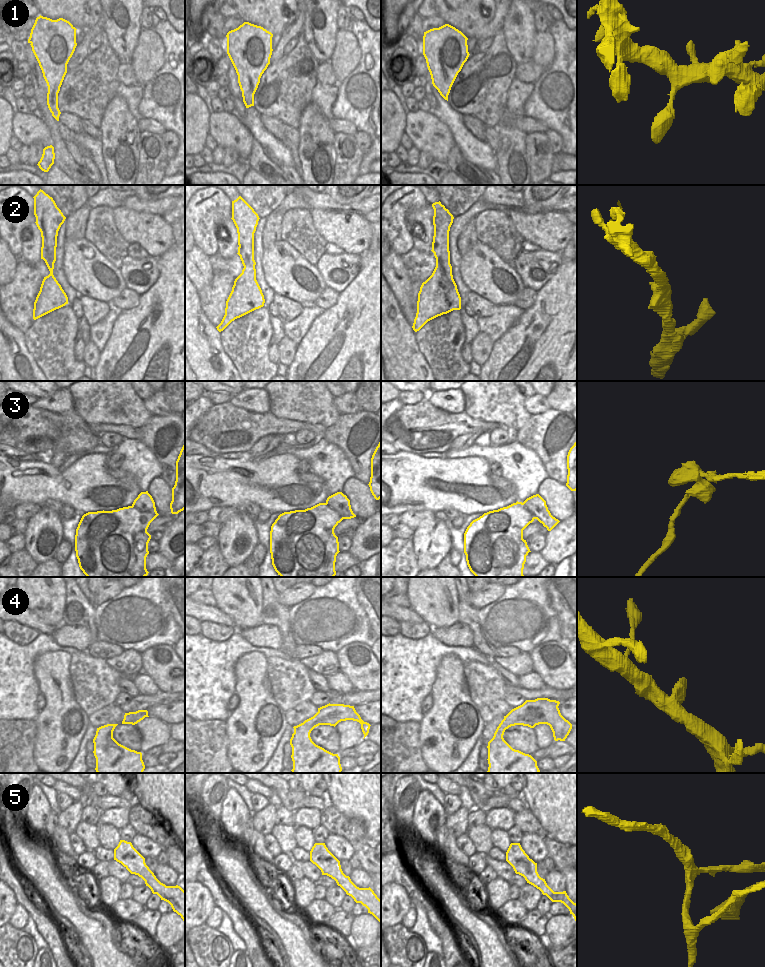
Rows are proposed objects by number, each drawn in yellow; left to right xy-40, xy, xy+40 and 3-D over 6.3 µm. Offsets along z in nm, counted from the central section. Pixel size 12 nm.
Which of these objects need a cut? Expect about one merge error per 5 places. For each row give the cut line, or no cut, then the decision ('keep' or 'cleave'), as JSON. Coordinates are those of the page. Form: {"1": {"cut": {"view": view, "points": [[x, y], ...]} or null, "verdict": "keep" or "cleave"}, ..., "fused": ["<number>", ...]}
{"1": {"cut": null, "verdict": "keep"}, "2": {"cut": null, "verdict": "keep"}, "3": {"cut": {"view": "xy-40", "points": [[132, 504], [139, 510], [157, 513]]}, "verdict": "cleave"}, "4": {"cut": null, "verdict": "keep"}, "5": {"cut": null, "verdict": "keep"}, "fused": ["3"]}

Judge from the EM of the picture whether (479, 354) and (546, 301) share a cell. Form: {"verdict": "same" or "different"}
{"verdict": "different"}

